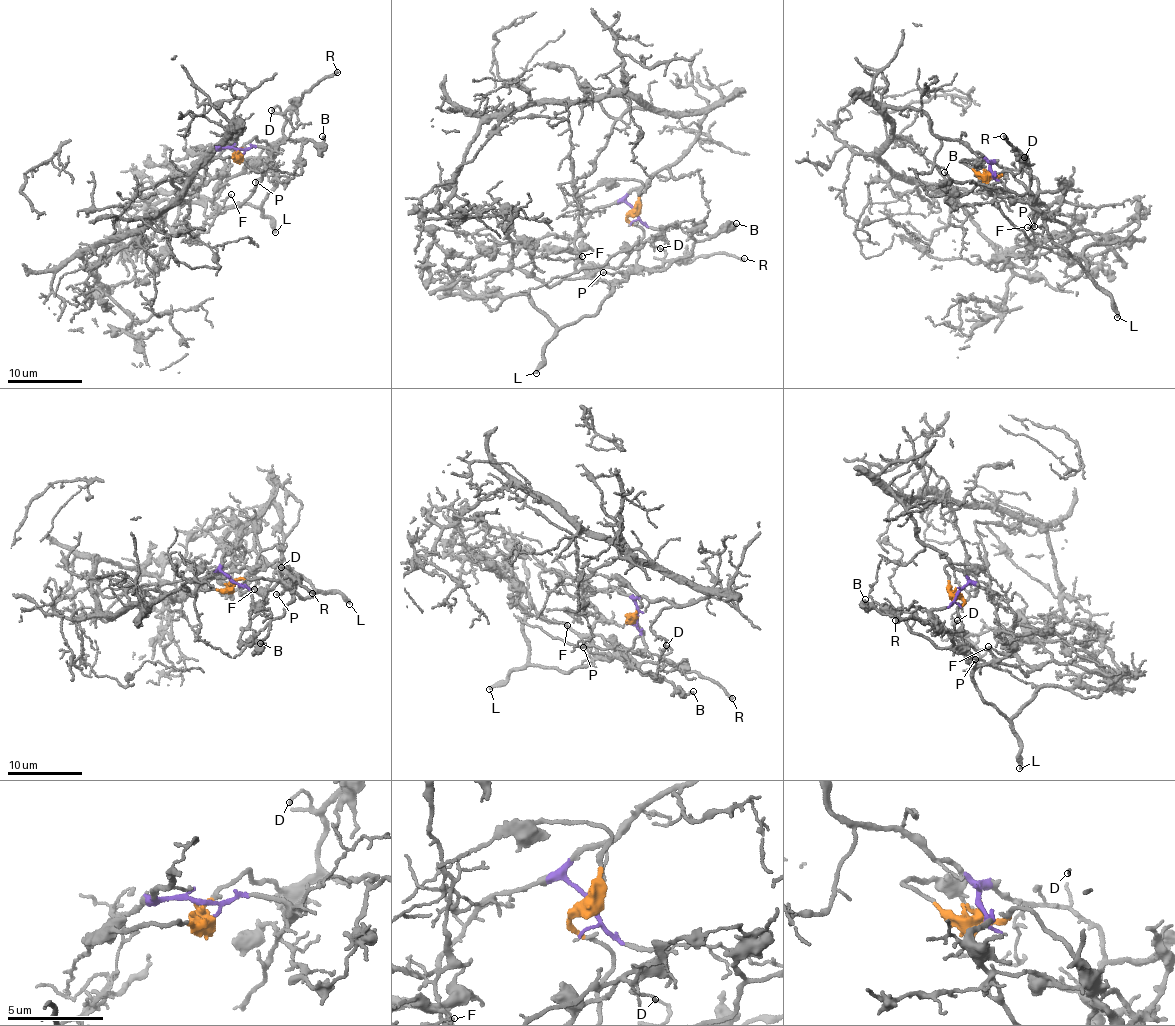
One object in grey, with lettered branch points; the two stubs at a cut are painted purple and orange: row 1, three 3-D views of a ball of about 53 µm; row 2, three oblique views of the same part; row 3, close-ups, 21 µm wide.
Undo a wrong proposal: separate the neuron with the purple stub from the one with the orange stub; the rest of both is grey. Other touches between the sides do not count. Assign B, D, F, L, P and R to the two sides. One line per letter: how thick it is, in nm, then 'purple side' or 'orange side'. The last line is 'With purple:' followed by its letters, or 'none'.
B: 170 nm | orange side
D: 120 nm | orange side
F: 100 nm | orange side
L: 300 nm | orange side
P: 130 nm | orange side
R: 220 nm | orange side
With purple: none

